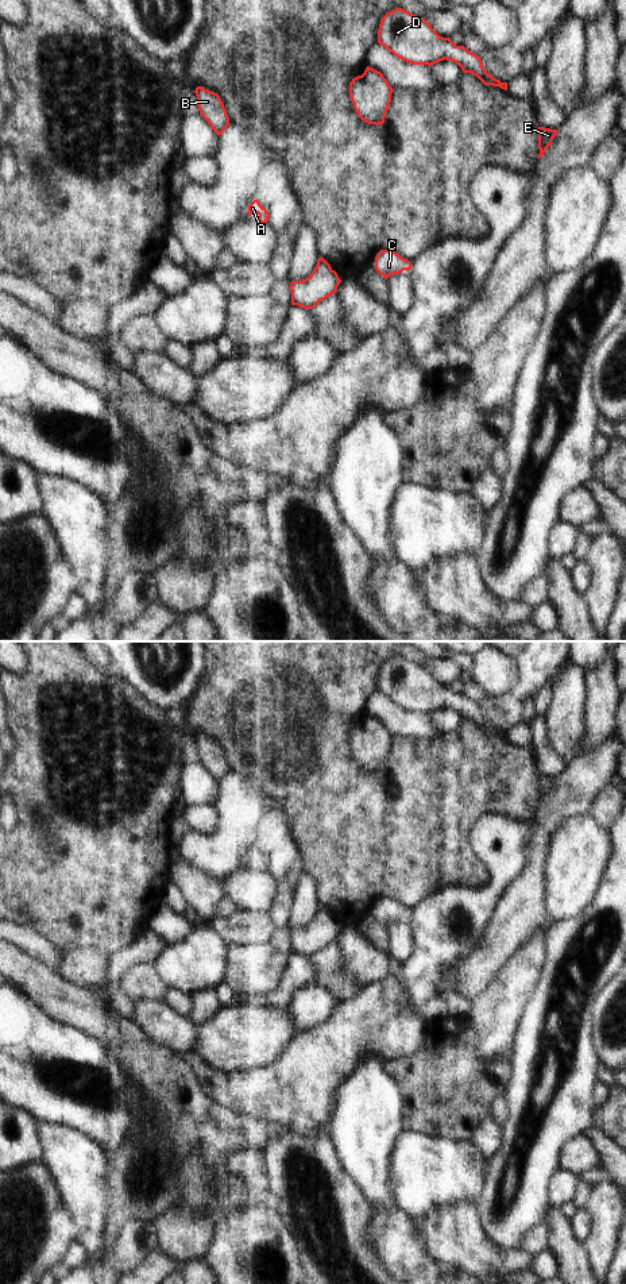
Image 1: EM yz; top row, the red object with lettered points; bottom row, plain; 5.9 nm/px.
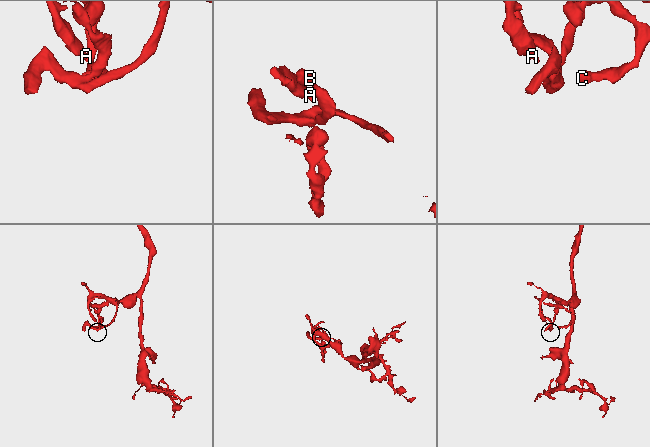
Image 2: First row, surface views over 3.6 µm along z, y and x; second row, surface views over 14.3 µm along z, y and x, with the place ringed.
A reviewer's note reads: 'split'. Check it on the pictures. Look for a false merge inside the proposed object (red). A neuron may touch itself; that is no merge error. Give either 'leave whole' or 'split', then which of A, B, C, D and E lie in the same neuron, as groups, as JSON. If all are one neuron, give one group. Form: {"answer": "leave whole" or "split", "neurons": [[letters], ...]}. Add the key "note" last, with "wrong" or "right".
{"answer": "leave whole", "neurons": [["A", "B", "C", "D", "E"]], "note": "wrong"}

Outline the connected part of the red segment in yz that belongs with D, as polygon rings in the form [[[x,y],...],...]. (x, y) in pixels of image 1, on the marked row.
[[[395,8],[380,19],[378,43],[413,65],[432,66],[444,59],[453,61],[464,73],[472,73],[484,85],[507,90],[507,82],[488,74],[479,55],[464,46],[456,46],[449,38],[440,36],[424,18],[402,8]]]

